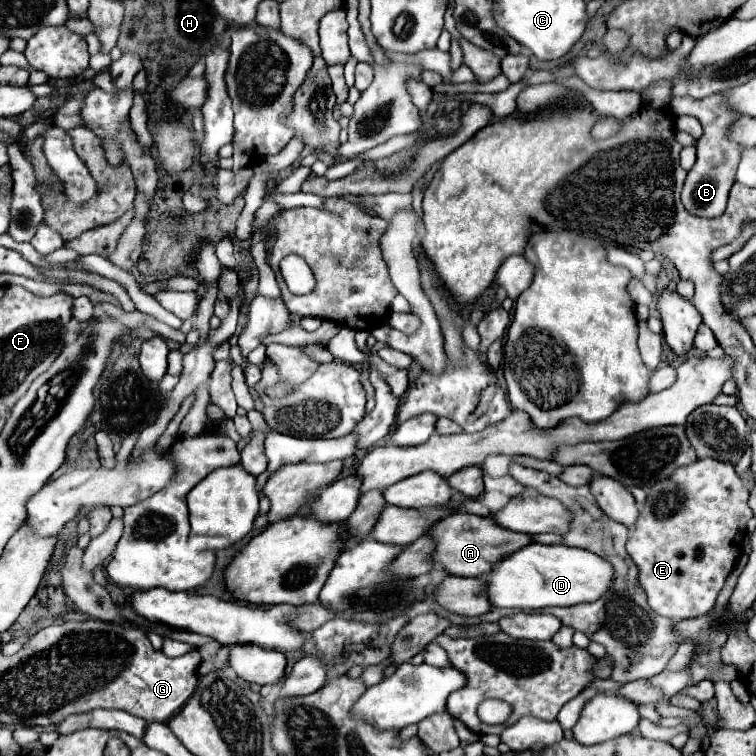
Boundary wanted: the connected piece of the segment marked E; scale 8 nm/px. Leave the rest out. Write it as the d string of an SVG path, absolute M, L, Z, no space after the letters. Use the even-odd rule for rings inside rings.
M711 458L683 466L675 470L669 480L661 480L651 486L639 520L635 528L629 530L627 552L639 568L639 584L645 590L655 614L671 620L685 620L709 614L713 610L725 576L733 570L737 558L741 556L741 542L747 522L753 516L747 500L749 492L743 480L735 474L735 468L727 462L717 462Z

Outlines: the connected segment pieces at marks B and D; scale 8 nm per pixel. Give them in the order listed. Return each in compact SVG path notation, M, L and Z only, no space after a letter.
M713 94L701 100L693 100L687 96L673 98L671 110L675 116L685 116L685 114L695 116L703 124L703 136L697 140L697 162L687 174L687 180L681 192L681 202L695 216L703 216L703 218L721 216L725 212L727 196L735 182L737 164L741 160L741 146L729 138L731 124L735 124L741 114L733 112L733 108L725 104L725 96L721 94Z
M533 542L493 564L491 572L485 574L483 580L487 584L485 594L493 606L539 610L547 606L575 606L581 602L595 602L611 586L613 568L601 556L583 548Z

